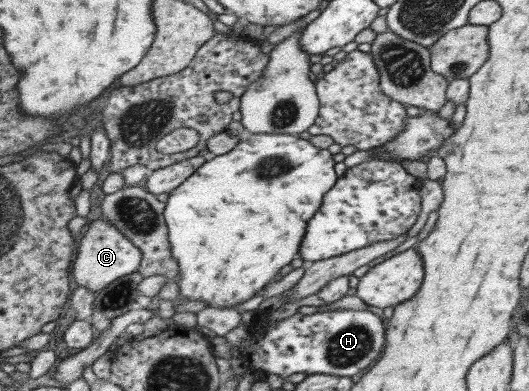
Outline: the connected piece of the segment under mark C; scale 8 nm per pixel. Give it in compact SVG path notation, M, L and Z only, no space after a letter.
M98 219L89 224L87 231L76 238L76 248L71 265L71 280L77 287L93 293L105 288L107 284L135 272L140 265L141 253L107 221Z

